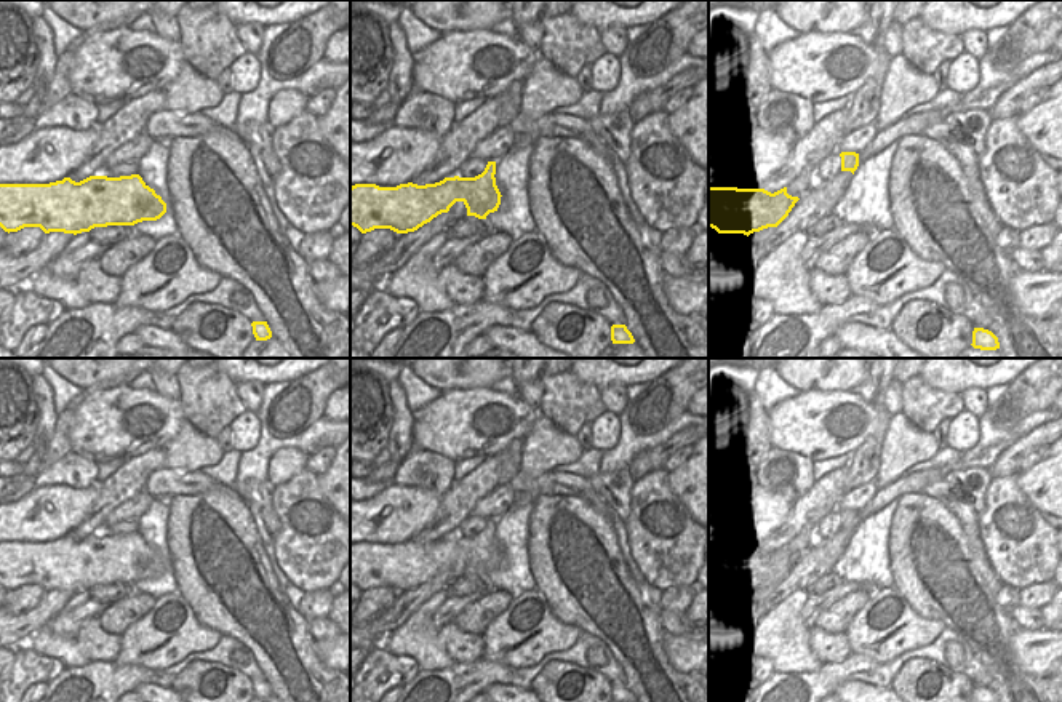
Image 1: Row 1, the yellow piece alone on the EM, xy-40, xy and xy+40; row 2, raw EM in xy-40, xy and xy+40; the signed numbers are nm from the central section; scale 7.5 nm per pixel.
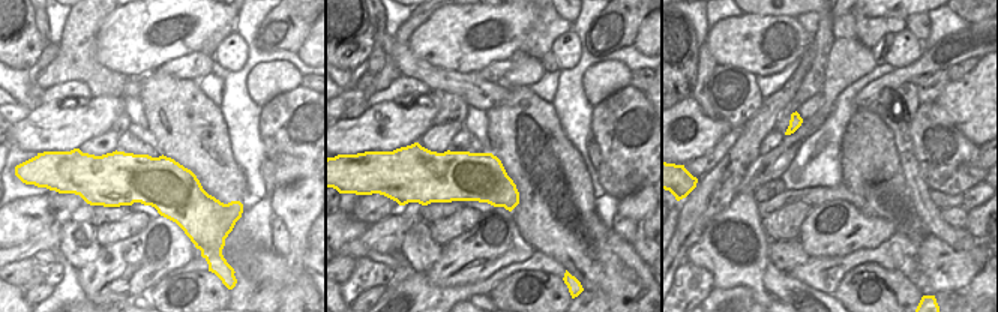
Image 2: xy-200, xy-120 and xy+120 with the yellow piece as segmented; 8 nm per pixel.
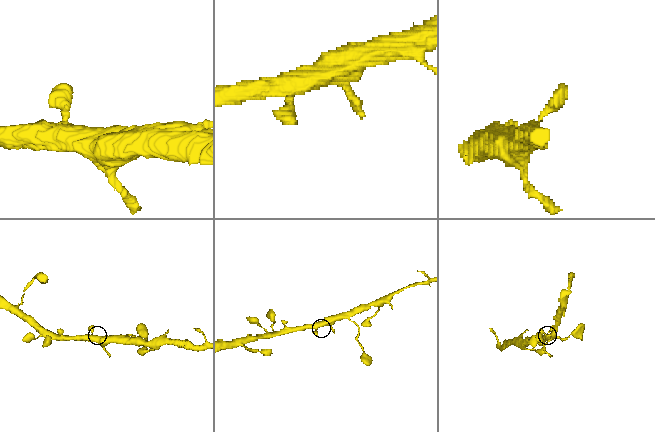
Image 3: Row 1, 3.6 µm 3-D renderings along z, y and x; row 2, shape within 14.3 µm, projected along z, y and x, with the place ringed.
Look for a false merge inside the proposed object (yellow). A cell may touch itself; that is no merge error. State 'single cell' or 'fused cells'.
single cell

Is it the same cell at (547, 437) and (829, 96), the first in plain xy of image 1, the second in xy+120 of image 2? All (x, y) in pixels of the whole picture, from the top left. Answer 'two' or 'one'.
one

